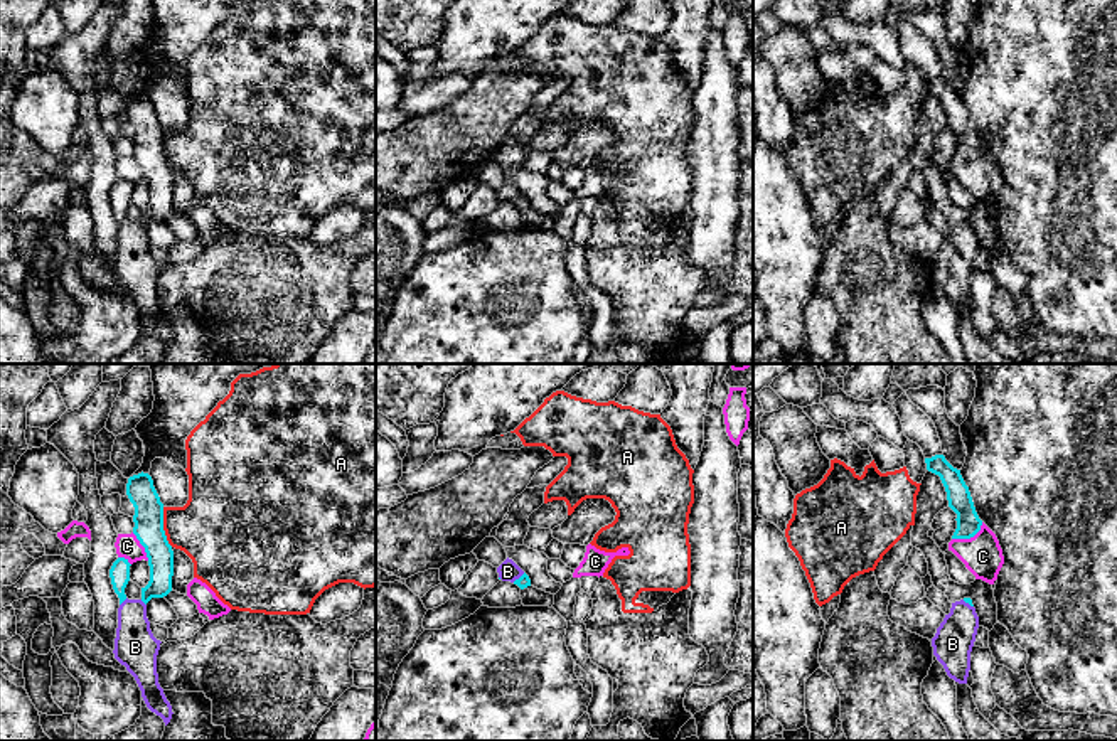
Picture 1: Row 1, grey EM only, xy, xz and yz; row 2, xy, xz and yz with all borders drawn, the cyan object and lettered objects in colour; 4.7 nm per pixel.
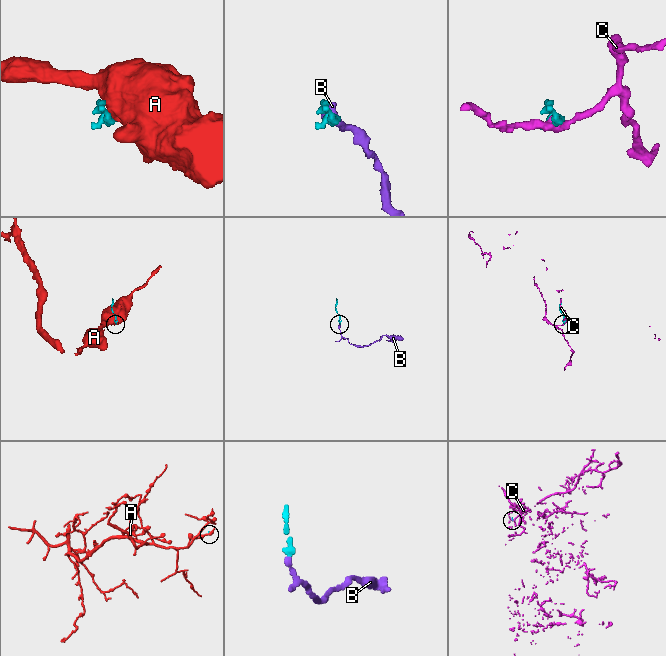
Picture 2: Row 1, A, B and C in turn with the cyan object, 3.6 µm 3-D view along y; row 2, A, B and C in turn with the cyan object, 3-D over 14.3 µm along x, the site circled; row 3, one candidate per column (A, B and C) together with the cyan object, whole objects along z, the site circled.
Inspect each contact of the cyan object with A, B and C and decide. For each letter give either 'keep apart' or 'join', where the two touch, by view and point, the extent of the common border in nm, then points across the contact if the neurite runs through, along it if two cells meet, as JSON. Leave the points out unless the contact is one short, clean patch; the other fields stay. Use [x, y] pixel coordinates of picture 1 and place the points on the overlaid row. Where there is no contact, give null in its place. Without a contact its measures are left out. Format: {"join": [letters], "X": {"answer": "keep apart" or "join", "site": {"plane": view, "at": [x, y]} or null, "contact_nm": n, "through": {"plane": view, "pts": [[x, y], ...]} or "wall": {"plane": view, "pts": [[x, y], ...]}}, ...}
{"join": ["B"], "A": {"answer": "keep apart", "site": {"plane": "xy", "at": [162, 527]}, "contact_nm": 200}, "B": {"answer": "join", "site": {"plane": "xy", "at": [123, 600]}, "contact_nm": 50, "through": {"plane": "xy", "pts": [[120, 571], [123, 600], [132, 612], [135, 647]]}}, "C": {"answer": "keep apart", "site": {"plane": "yz", "at": [969, 538]}, "contact_nm": 170}}

